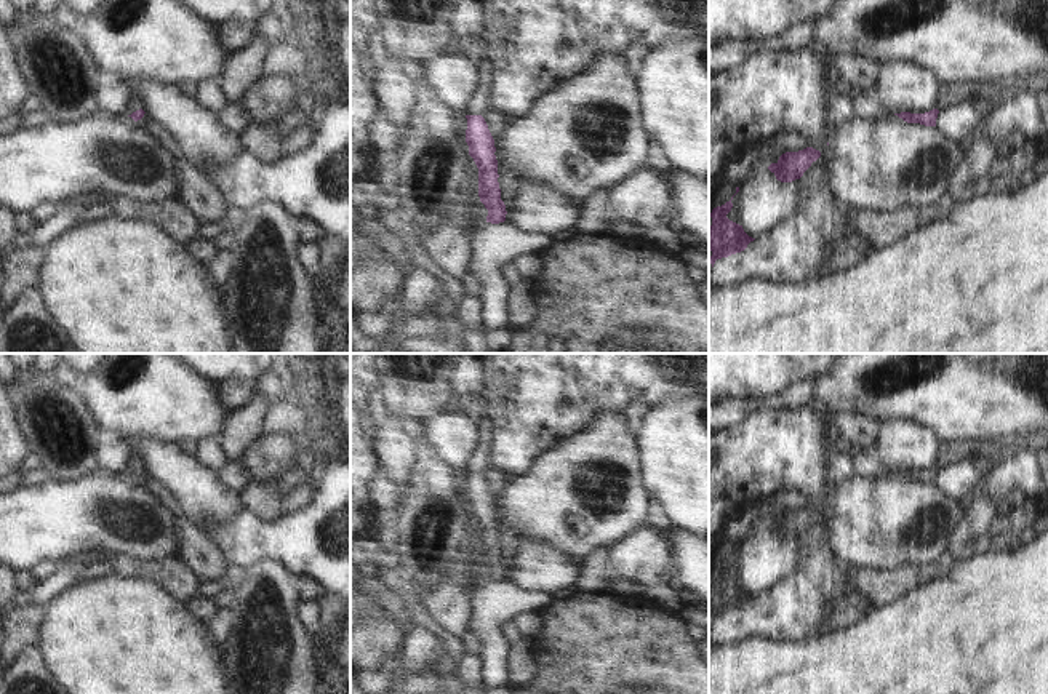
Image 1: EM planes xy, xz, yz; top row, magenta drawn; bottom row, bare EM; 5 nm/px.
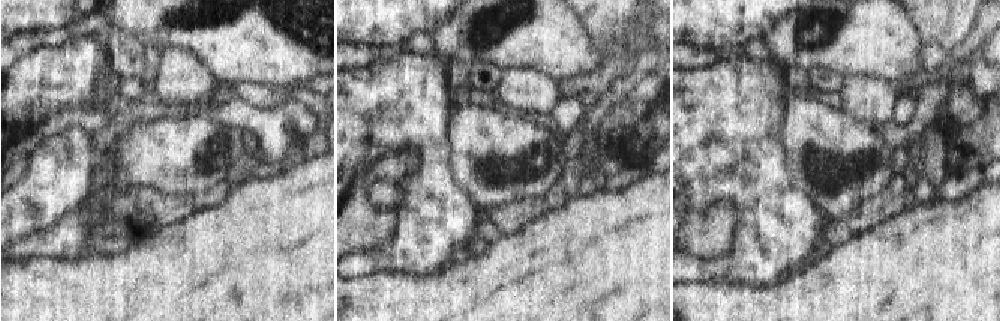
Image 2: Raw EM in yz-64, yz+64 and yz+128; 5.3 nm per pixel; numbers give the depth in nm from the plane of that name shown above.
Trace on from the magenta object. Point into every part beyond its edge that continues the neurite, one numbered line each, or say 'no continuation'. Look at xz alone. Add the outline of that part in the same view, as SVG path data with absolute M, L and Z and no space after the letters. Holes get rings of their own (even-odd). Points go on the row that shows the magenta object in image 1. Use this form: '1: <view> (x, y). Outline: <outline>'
no continuation.

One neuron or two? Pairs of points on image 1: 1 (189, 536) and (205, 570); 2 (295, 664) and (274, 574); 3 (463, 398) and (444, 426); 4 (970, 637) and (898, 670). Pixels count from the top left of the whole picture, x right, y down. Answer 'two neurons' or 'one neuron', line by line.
1: one neuron
2: one neuron
3: two neurons
4: one neuron

